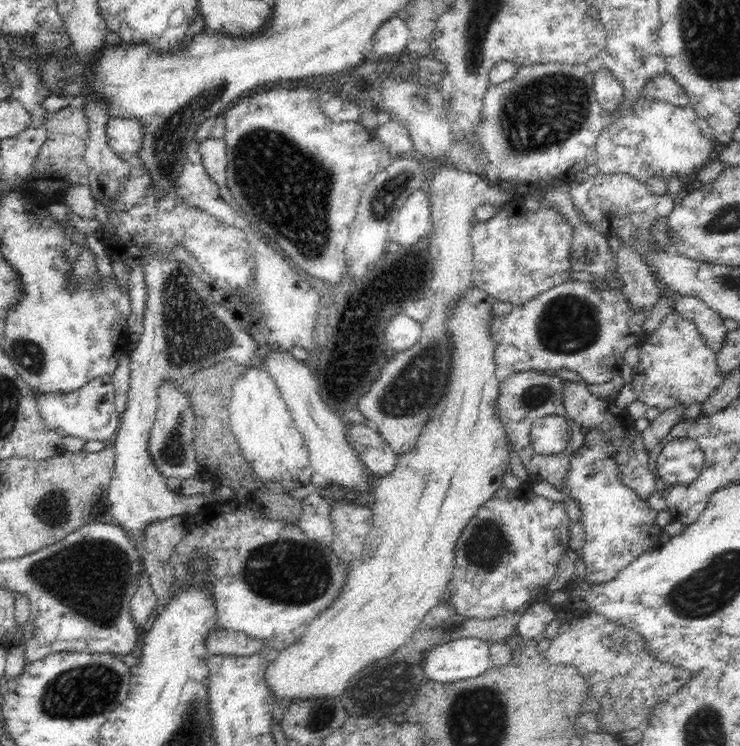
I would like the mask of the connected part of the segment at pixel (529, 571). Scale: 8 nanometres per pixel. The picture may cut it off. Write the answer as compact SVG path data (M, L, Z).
M503 486L492 498L490 498L490 500L488 500L488 502L486 502L486 504L484 504L484 506L482 506L482 508L478 508L478 512L470 518L468 524L466 524L466 528L464 528L462 534L458 536L456 548L454 548L454 570L452 570L445 595L449 604L451 604L451 608L454 608L454 610L452 610L454 615L460 614L465 618L490 620L498 616L507 615L508 613L515 613L521 606L524 606L524 604L528 605L536 602L537 594L541 590L544 590L545 586L554 578L557 568L556 564L558 564L558 561L568 549L570 520L564 500L548 499L538 496L536 493L534 493L533 498L524 497L523 494L521 494L520 497L514 498L509 496L506 491L507 490Z

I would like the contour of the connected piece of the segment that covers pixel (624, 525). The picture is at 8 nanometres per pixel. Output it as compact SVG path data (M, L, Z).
M599 428L588 429L584 444L571 456L560 491L581 506L585 543L579 551L584 559L586 581L591 585L614 578L646 549L658 546L664 540L664 532L663 527L656 524L658 511L650 508L645 499L620 480L621 474L614 460L615 448L601 439Z

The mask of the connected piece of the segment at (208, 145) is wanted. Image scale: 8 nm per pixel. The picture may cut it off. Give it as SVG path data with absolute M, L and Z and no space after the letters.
M208 138L201 142L200 153L202 163L208 176L218 186L224 186L227 182L227 147L220 138Z

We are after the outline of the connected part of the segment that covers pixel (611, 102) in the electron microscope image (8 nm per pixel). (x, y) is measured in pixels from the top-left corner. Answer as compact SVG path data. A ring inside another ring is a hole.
M601 68L597 70L593 83L598 104L606 113L614 114L618 106L624 102L622 81L612 71Z

